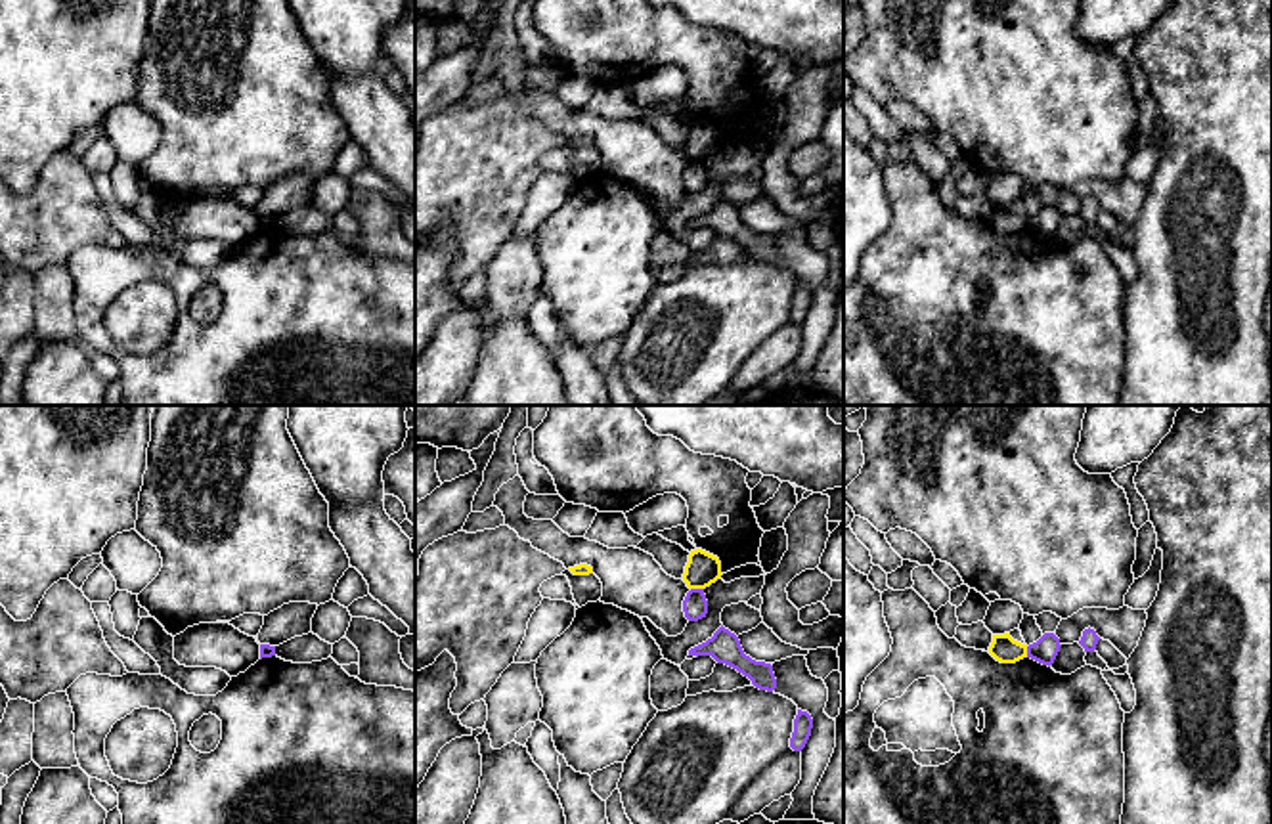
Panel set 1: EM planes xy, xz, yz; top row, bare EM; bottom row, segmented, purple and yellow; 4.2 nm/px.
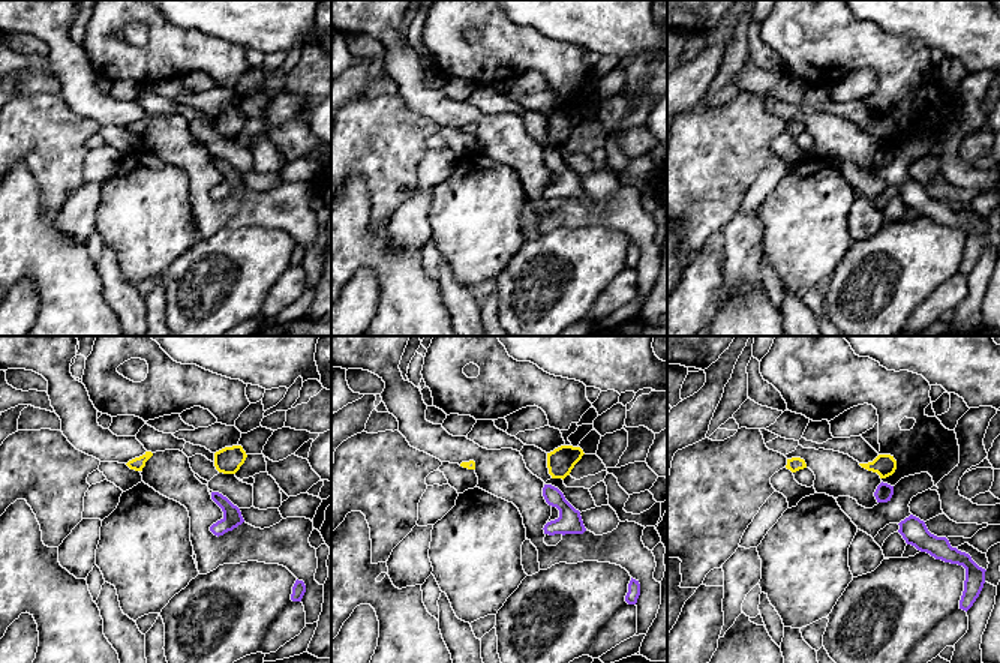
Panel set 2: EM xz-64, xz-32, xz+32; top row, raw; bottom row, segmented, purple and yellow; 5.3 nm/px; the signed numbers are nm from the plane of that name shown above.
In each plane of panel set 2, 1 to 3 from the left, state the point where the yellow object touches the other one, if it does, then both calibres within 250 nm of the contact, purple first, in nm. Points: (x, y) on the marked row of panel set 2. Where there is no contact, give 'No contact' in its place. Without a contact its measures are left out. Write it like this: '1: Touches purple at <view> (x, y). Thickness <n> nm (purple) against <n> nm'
1: No contact
2: No contact
3: No contact

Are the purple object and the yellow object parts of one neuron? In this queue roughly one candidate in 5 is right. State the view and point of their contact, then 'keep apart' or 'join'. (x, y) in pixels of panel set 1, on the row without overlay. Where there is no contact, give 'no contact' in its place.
contact xz (697, 161); keep apart

